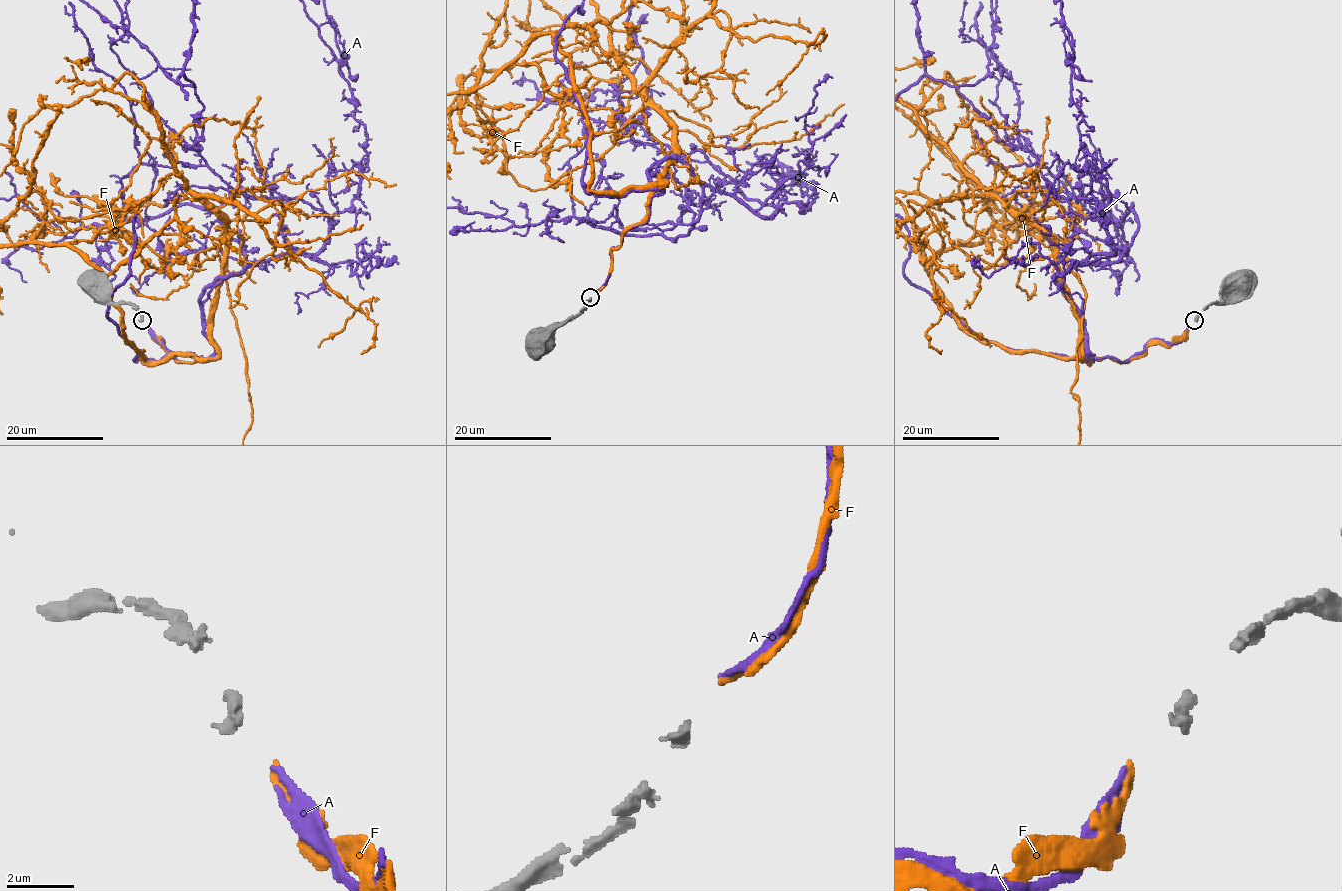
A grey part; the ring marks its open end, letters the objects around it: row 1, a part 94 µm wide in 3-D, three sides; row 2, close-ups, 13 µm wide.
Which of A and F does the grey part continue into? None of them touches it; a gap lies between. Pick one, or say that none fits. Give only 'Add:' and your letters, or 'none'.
Add: F

